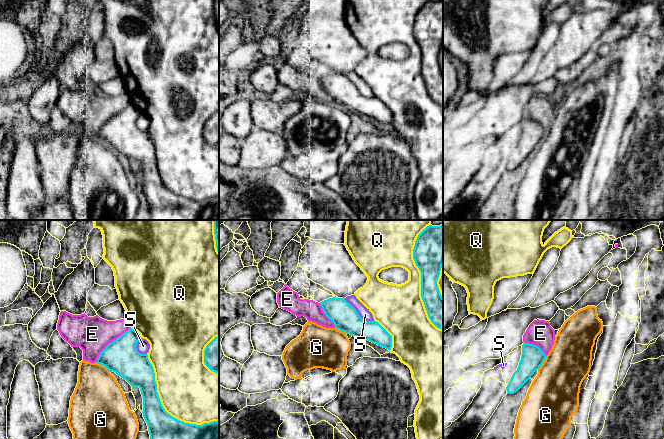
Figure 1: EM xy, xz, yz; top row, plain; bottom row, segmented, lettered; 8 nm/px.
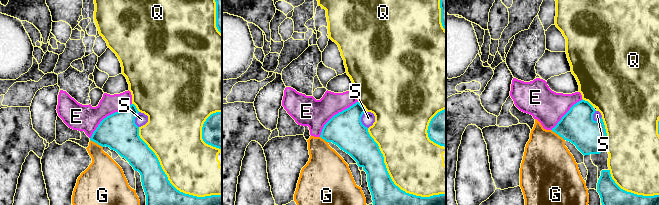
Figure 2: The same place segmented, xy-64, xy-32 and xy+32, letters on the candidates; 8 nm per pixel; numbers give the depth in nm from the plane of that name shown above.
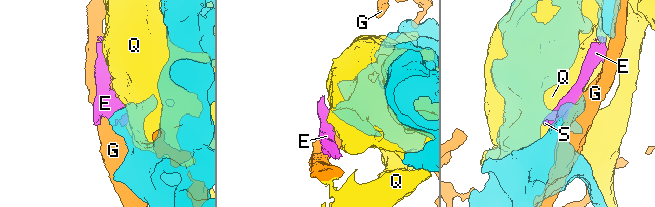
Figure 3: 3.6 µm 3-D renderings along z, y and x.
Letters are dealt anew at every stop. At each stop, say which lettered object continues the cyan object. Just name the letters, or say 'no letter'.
no letter

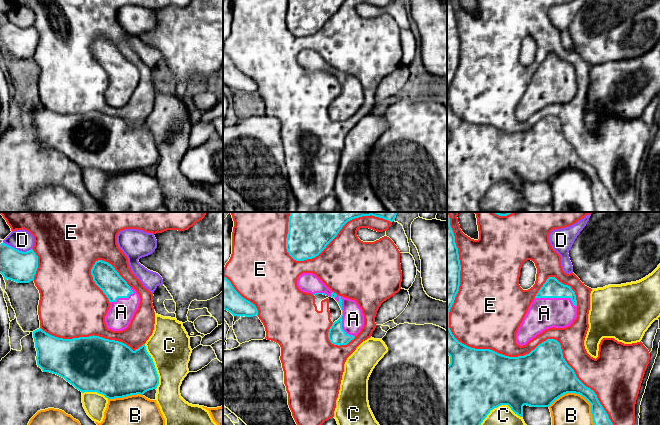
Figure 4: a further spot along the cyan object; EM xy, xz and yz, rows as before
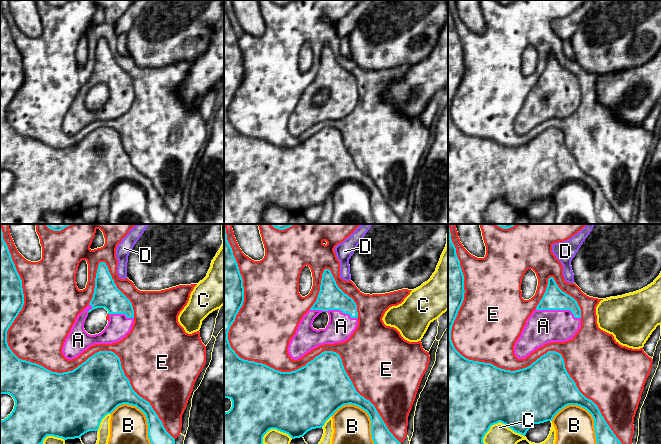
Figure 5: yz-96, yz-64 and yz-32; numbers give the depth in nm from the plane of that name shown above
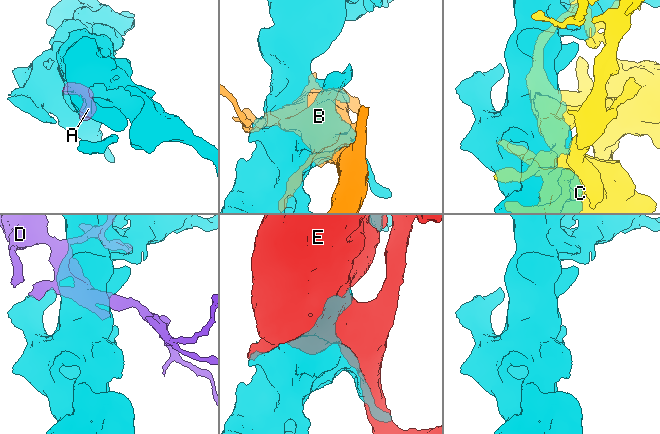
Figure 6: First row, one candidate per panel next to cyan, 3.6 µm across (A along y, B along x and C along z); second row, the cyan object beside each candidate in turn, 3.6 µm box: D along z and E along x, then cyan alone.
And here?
A

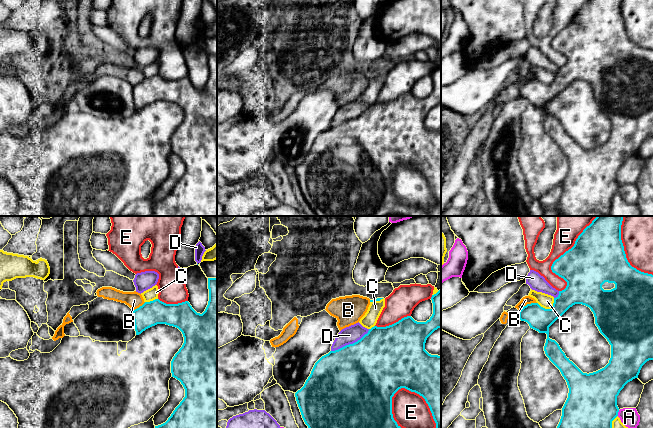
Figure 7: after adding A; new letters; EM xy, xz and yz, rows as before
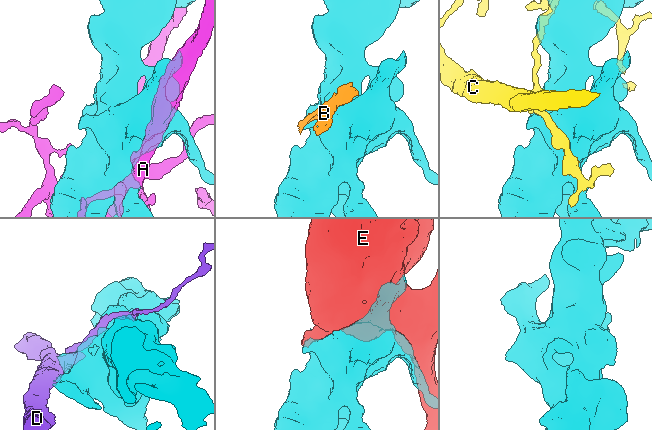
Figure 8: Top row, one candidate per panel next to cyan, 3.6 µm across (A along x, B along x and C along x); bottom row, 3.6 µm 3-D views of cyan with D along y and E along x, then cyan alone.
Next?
no letter

